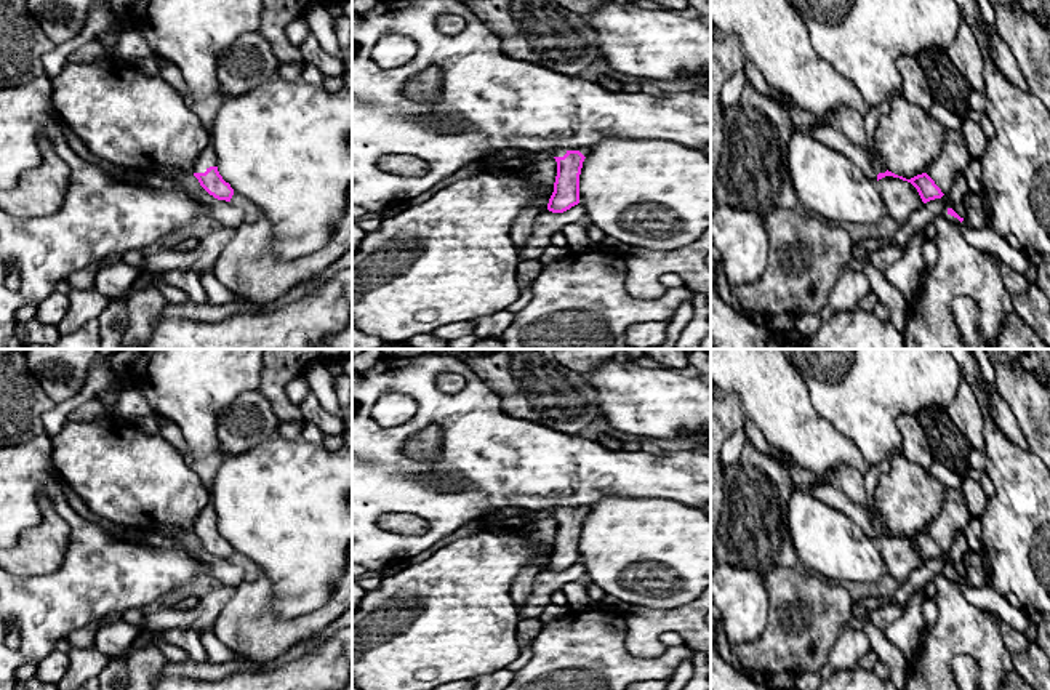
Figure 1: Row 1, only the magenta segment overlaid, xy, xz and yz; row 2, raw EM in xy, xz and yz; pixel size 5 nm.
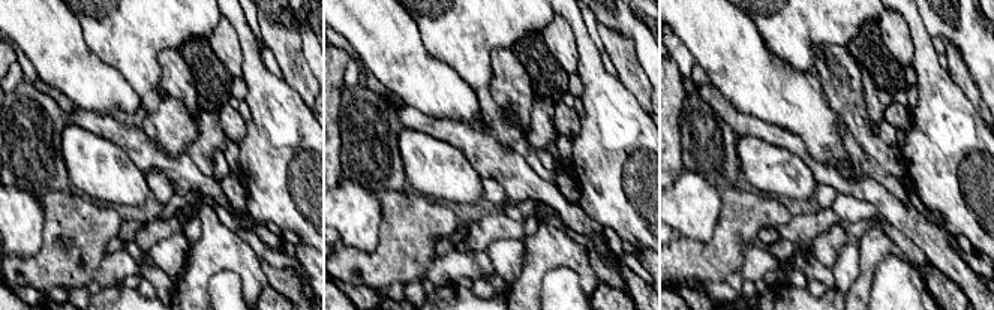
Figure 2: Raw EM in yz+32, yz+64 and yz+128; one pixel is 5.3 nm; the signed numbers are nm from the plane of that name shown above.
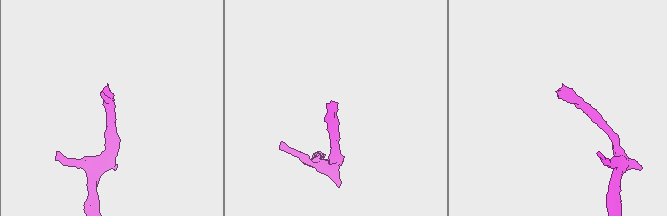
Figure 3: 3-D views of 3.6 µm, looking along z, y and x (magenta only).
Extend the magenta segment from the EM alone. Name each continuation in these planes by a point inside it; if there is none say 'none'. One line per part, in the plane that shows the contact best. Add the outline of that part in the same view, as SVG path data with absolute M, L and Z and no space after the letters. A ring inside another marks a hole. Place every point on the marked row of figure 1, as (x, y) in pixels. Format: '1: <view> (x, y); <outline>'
1: xy (207, 157); M211 142L200 152L190 173L205 173L210 166L218 166L216 150Z

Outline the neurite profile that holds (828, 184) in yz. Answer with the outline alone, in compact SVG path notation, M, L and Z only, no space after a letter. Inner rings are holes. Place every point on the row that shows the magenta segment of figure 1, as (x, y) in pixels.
M794 130L786 158L802 210L839 226L877 226L887 215L877 181L807 131Z

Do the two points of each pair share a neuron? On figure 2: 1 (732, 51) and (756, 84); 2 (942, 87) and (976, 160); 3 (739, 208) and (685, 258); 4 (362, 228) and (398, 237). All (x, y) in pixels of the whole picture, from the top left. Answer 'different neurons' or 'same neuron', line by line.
1: same neuron
2: same neuron
3: same neuron
4: different neurons

